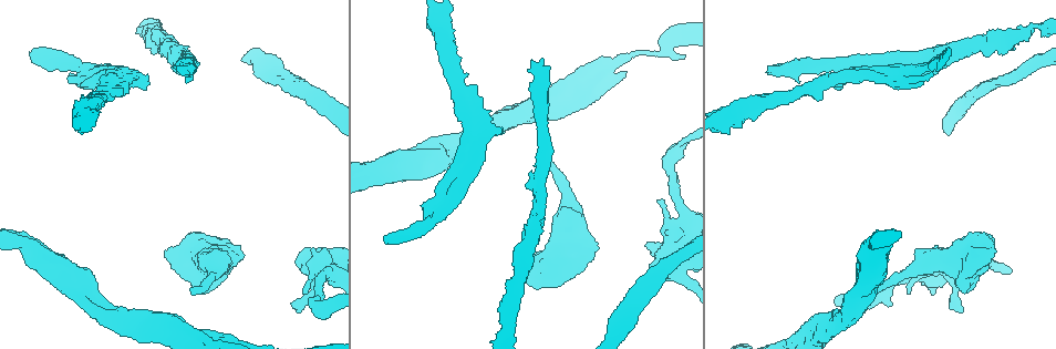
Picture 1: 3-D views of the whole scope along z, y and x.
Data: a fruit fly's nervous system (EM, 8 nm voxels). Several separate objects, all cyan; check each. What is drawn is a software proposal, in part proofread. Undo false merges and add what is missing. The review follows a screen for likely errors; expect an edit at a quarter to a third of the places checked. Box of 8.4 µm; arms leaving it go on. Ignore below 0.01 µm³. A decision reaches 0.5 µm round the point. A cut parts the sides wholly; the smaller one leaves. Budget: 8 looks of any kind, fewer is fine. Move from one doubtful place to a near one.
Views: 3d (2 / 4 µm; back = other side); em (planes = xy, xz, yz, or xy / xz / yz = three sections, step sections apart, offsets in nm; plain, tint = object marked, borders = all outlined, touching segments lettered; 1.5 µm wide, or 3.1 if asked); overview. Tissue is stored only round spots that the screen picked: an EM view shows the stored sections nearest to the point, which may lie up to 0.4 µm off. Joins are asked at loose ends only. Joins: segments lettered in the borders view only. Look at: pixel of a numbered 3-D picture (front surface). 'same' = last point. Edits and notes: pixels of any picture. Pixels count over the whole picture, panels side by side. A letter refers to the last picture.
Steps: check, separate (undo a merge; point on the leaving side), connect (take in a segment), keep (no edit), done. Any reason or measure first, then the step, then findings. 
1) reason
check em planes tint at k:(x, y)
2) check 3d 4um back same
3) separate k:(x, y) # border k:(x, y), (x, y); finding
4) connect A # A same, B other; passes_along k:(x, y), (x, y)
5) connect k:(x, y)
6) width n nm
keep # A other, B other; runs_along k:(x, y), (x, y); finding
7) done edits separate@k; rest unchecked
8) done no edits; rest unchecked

end of a long branch
check 3d 2um at 1:(768, 65)

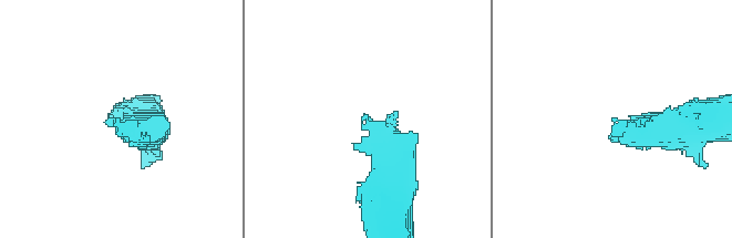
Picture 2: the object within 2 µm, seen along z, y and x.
shape alone is not enough
check em xz step 4 borders at 2:(119, 118)

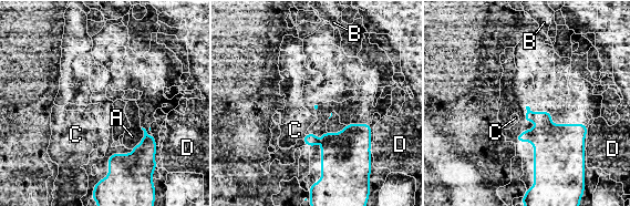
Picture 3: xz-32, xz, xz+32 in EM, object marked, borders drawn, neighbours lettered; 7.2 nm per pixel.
longest_contact A 180 nm
keep # A other, B other, C other, D other; no lettered segment goes on from it

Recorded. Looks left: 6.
free end
check em planes tint at 1:(190, 289)

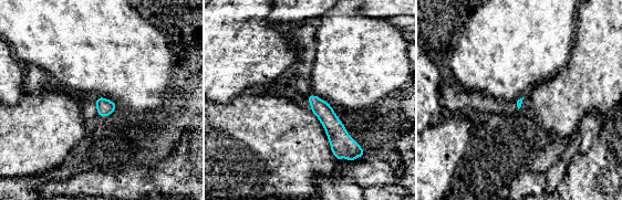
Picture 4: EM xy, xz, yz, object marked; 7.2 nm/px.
check em planes borders same

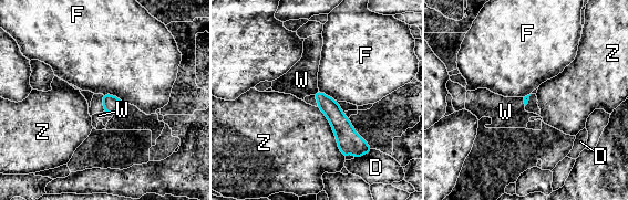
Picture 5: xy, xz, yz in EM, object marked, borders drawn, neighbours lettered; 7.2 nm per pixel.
connect W # D other, F other, W same, Z other; passes_along 5:(111, 104), (109, 113), (99, 115); it goes on there

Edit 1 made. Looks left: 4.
see it whole again
check overview

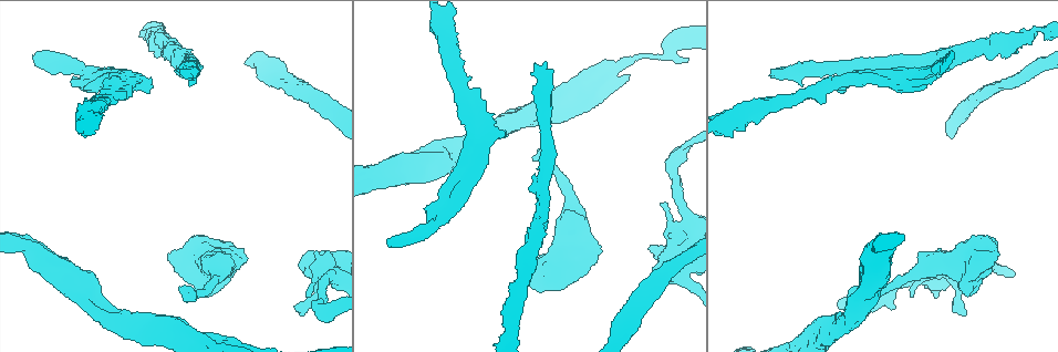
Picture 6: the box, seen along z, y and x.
branch stops here
check em planes tint at 6:(303, 258)

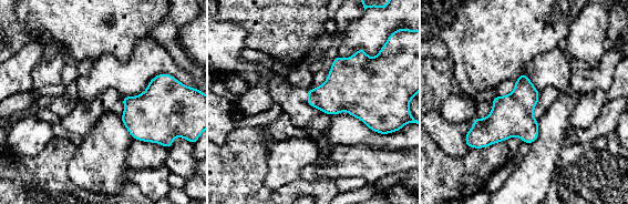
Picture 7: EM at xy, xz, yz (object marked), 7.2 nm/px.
check em planes borders same

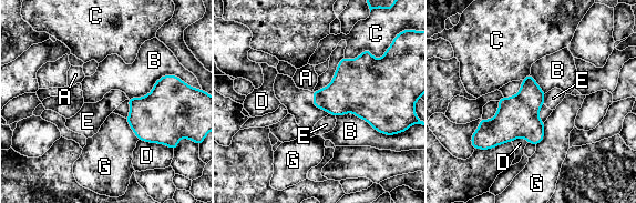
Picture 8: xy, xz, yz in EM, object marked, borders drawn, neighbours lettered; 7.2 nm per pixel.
longest_contact B 420 nm
keep # A other, B other, C other, D other, E other, G other; no lettered segment goes on from it

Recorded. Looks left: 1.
done edits connect@5; rest unchecked

